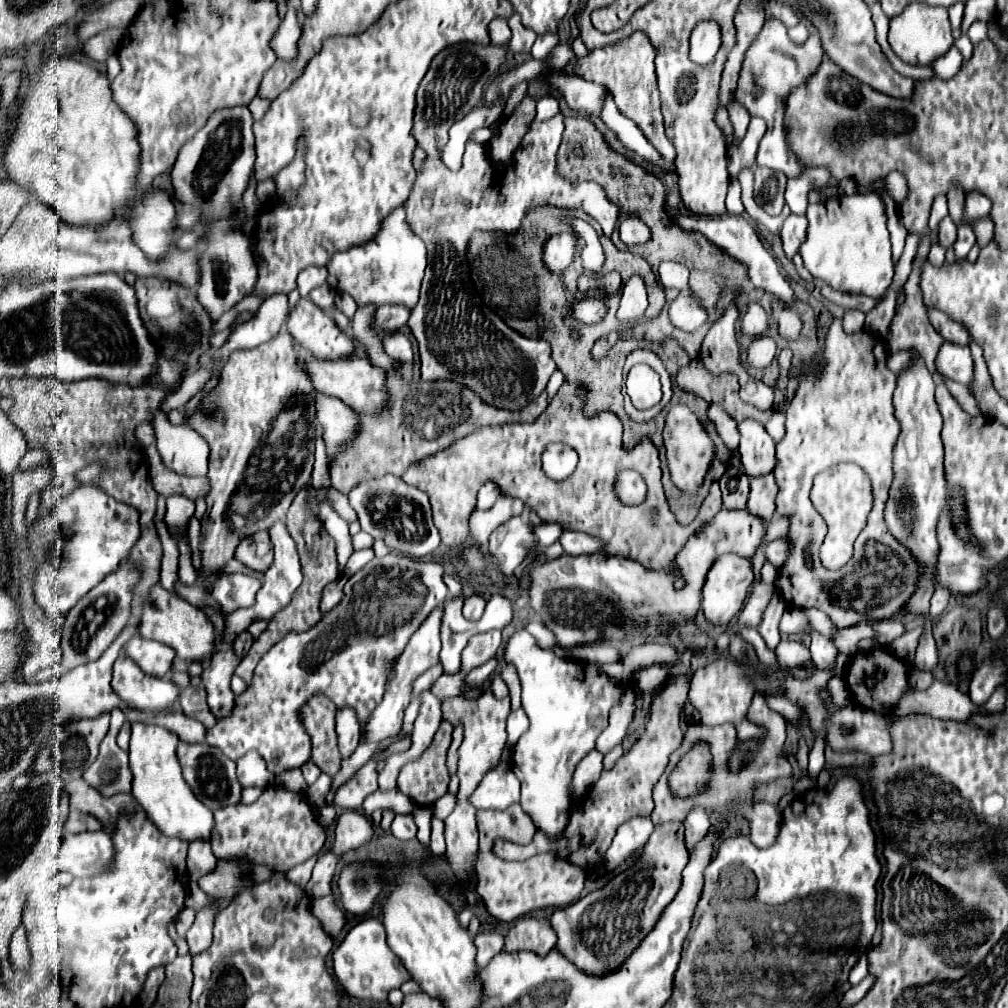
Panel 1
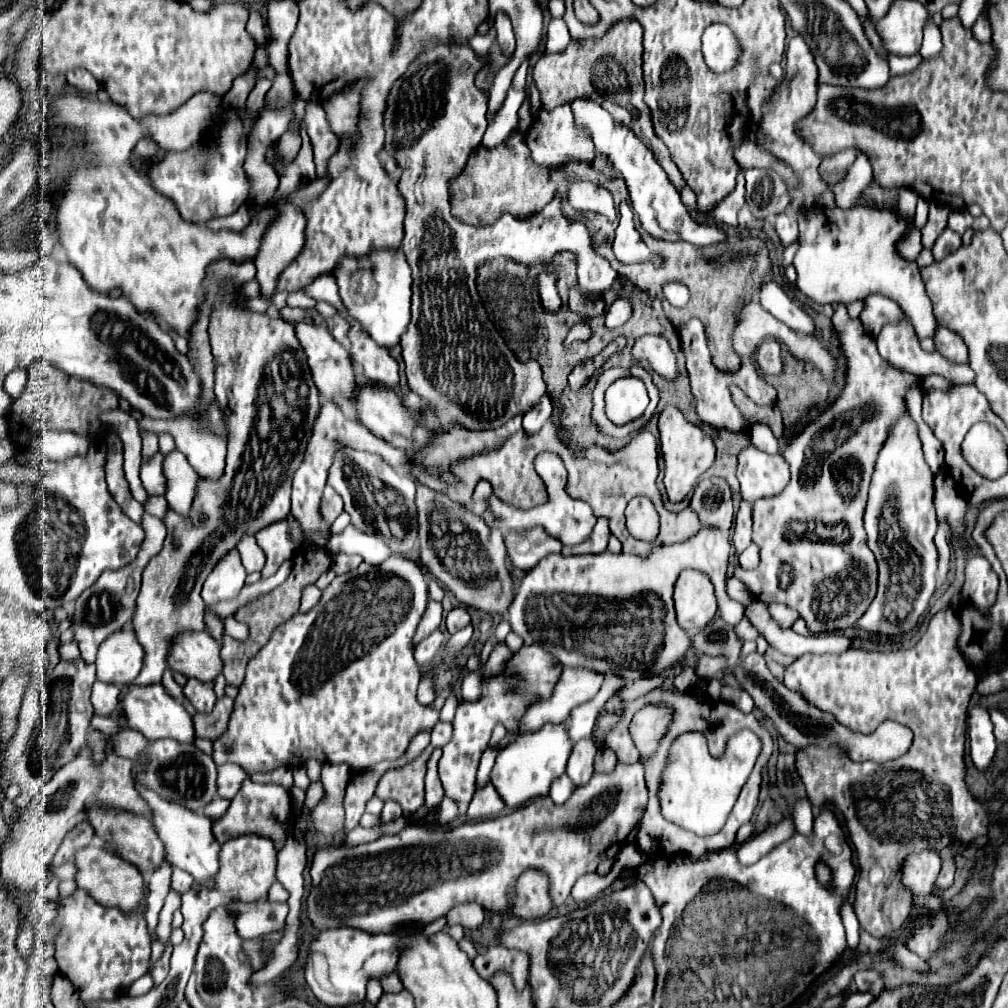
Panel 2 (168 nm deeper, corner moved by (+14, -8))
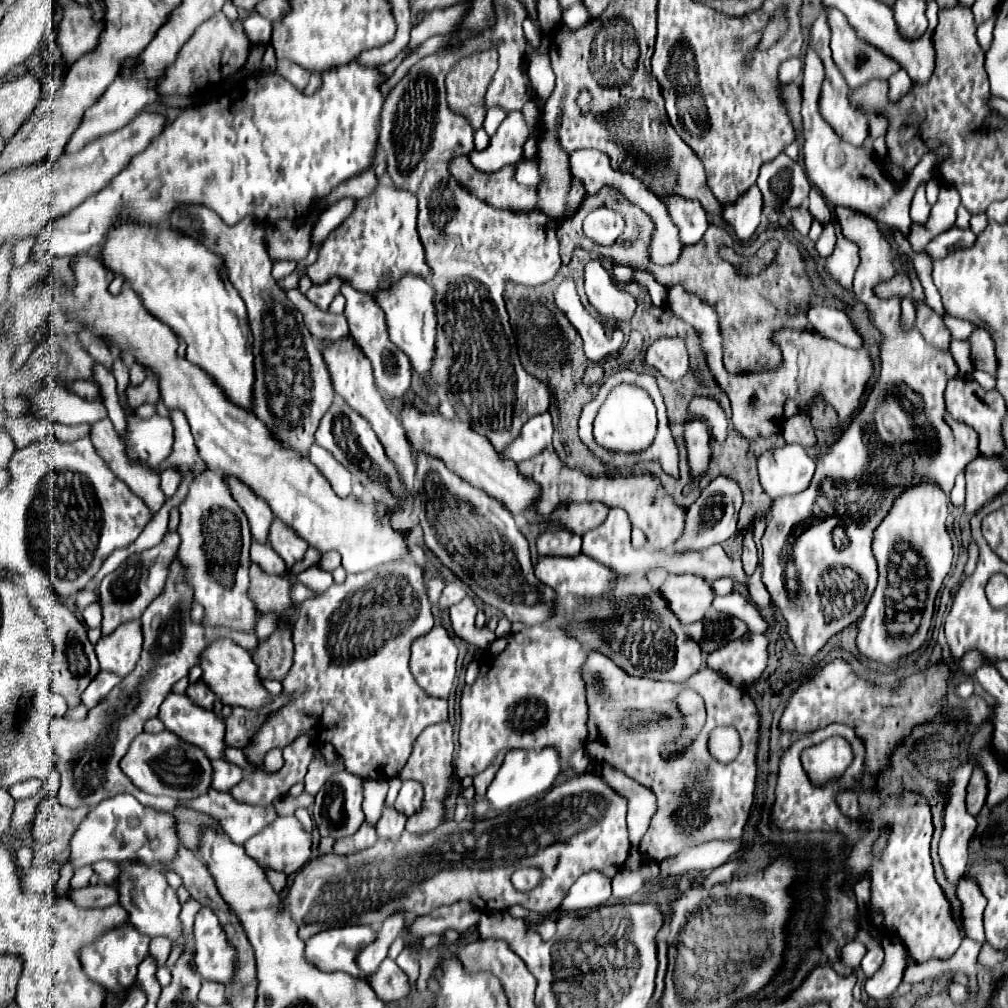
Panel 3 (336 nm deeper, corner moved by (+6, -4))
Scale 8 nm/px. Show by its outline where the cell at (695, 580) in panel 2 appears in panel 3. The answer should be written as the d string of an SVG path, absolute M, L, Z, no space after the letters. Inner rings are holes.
M669 575L657 591L681 625L699 621L713 601L711 583L695 575Z

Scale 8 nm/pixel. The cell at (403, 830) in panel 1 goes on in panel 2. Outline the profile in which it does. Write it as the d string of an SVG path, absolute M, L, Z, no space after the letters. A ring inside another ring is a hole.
M387 801L385 807L383 807L383 813L381 813L381 819L383 819L383 823L391 823L391 821L399 819L401 815L403 815L401 807L397 803L393 803L393 801Z

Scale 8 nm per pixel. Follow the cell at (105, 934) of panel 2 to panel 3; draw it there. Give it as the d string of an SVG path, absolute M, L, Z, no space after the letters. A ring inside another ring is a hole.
M131 923L115 927L107 935L101 935L95 943L81 949L83 969L93 981L101 983L109 993L127 991L135 983L139 963L149 955L149 941L151 939L143 933L137 933L137 929Z

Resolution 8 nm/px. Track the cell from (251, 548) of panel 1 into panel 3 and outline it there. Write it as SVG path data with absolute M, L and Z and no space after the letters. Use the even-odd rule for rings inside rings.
M253 541L251 545L251 561L257 563L269 575L283 575L287 569L285 561L281 561L281 557L273 551L271 545L261 545L257 541Z

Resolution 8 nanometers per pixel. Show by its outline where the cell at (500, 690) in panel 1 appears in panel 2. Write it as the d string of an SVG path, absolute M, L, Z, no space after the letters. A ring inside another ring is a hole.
M465 673L463 685L461 685L461 697L463 701L479 701L483 691L483 677L479 673Z

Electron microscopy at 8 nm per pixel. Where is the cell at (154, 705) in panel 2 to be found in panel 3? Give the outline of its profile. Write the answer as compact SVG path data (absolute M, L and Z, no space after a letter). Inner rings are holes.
M169 693L161 705L165 729L177 733L183 741L197 745L209 759L221 759L225 751L225 721L221 715L193 705L189 697Z

